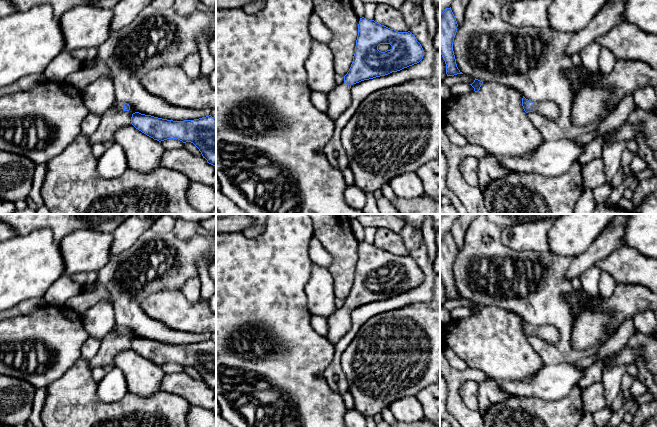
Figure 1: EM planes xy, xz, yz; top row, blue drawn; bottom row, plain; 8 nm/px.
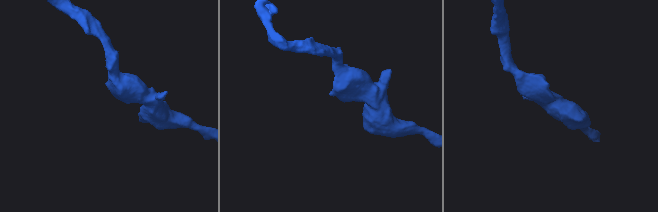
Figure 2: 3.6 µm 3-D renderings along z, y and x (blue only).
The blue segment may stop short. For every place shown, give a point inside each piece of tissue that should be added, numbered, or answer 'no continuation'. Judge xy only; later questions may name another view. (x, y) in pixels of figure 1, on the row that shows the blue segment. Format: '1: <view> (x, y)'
1: xy (119, 106)

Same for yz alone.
1: yz (549, 110)

